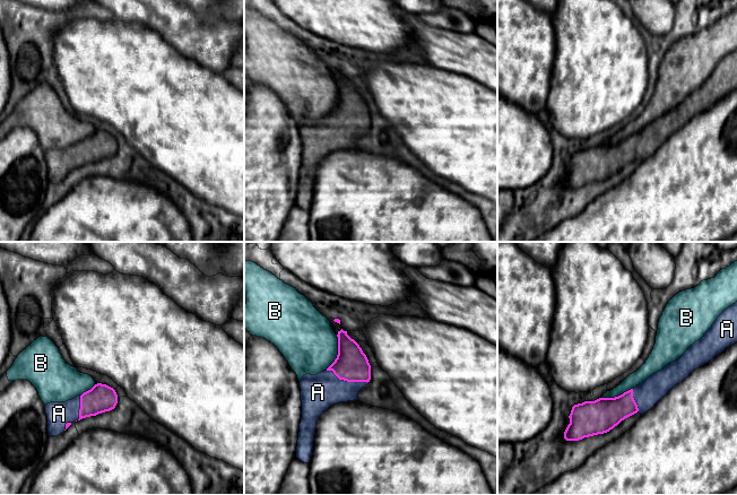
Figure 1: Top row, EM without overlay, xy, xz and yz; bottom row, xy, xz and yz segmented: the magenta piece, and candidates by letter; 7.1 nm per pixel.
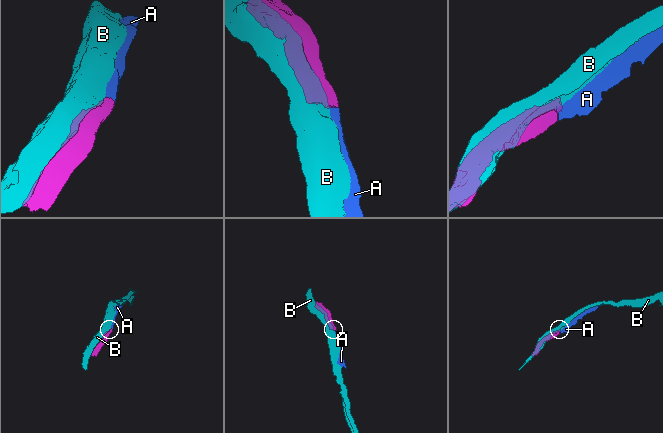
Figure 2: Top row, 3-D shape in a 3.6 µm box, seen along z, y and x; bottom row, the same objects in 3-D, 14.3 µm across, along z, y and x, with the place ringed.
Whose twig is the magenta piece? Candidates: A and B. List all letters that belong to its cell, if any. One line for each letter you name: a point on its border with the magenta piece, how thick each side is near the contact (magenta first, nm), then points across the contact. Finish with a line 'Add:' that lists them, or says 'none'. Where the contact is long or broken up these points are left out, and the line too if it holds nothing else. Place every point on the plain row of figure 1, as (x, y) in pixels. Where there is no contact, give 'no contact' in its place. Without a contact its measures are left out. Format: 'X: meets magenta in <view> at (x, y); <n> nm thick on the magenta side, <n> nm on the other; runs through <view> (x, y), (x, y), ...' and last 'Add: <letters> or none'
A: meets magenta in xz at (346, 127); 240 nm thick on the magenta side, 260 nm on the other
Add: A

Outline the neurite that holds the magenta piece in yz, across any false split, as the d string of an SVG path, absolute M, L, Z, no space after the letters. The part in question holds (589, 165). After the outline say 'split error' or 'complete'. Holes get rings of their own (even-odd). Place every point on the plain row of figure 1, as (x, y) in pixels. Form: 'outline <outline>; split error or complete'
outline M737 49L726 55L704 82L690 93L678 106L666 112L641 131L615 145L599 145L574 151L564 185L579 188L604 181L638 158L643 162L694 116L736 89Z; split error

